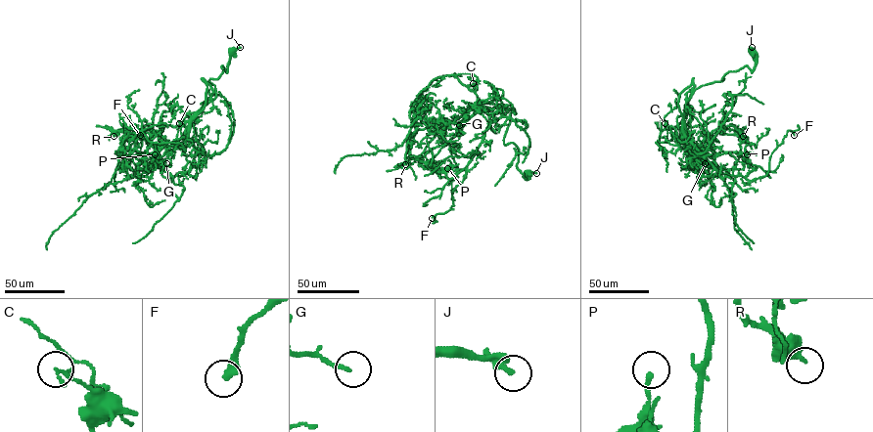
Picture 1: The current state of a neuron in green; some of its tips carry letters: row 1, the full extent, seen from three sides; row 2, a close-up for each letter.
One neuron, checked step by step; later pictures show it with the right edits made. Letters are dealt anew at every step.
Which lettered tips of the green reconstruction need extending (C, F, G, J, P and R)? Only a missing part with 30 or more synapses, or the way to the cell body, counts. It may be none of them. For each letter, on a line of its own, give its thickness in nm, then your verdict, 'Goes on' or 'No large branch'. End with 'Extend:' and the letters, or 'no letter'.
C: Thickness 110 nm. No large branch
F: Thickness 260 nm. No large branch
G: Thickness 180 nm. No large branch
J: Thickness 320 nm. No large branch
P: Thickness 220 nm. No large branch
R: Thickness 360 nm. No large branch
Extend: no letter

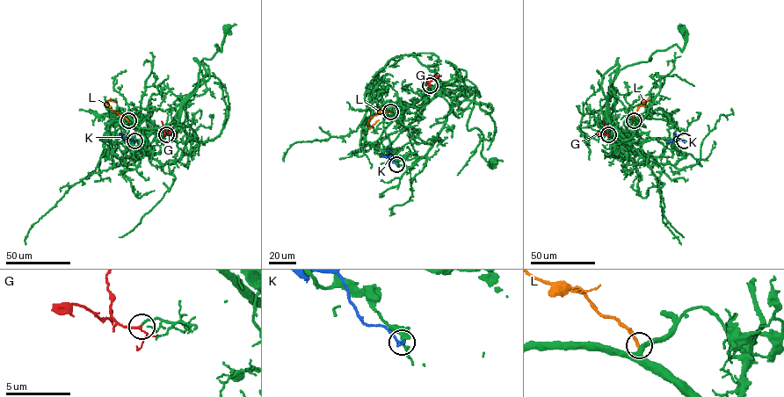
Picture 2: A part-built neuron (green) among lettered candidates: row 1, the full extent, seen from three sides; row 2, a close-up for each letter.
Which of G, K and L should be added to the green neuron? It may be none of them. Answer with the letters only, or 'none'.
G

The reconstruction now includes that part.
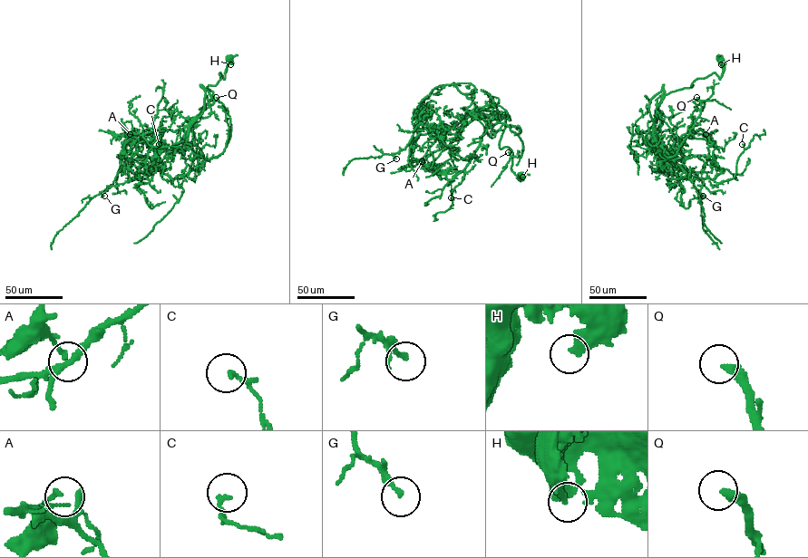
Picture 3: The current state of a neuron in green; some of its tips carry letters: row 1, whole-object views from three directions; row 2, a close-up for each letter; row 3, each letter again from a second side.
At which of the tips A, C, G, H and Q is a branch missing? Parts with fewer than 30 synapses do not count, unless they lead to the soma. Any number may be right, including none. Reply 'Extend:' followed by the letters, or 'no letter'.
Extend: Q

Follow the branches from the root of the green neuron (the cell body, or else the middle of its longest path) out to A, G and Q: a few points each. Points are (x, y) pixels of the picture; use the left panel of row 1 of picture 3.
A: (228, 58), (225, 78), (219, 72), (217, 84), (207, 87), (214, 102), (176, 146), (159, 150), (130, 134)
G: (228, 58), (225, 78), (219, 72), (207, 87), (214, 102), (182, 139), (128, 159), (104, 196)
Q: (228, 58), (225, 78), (207, 87), (214, 102), (189, 127), (197, 157), (217, 158), (231, 135), (216, 97)

